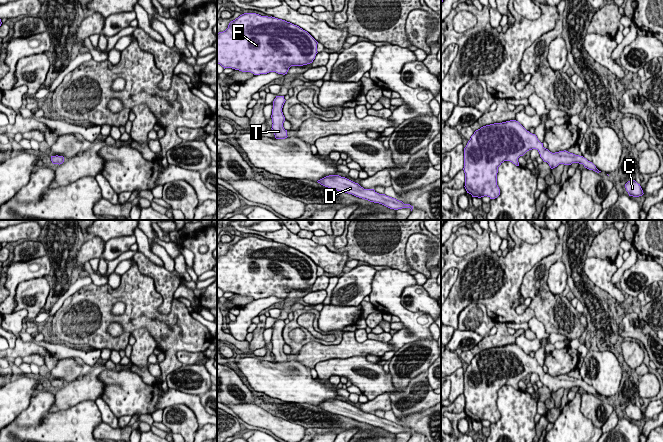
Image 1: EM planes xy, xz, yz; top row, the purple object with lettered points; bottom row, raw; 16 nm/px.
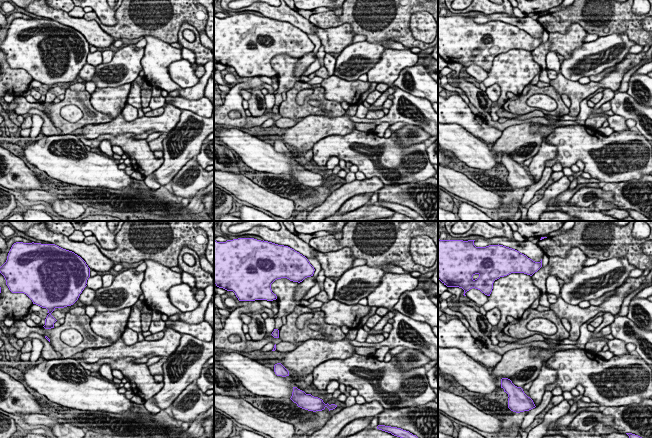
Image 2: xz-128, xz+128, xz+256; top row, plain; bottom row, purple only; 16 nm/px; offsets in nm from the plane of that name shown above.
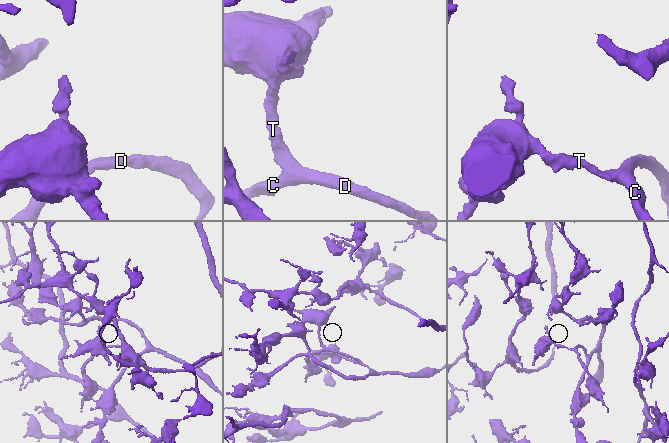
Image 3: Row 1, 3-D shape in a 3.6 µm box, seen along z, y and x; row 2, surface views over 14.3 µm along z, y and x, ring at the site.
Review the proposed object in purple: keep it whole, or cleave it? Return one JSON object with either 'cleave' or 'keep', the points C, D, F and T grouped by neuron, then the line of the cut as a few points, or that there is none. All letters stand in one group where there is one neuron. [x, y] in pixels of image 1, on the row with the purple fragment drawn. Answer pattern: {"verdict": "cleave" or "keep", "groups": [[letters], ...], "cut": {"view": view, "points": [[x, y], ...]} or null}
{"verdict": "keep", "groups": [["C", "D", "F", "T"]], "cut": null}

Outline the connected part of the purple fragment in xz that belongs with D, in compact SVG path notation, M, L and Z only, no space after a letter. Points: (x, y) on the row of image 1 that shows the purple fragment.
M329 175L317 182L333 190L352 194L370 202L382 204L390 209L398 210L402 208L410 208L411 211L413 209L413 206L410 204L404 204L402 201L395 198L386 196L385 194L379 194L374 189L364 189L358 183L339 175Z

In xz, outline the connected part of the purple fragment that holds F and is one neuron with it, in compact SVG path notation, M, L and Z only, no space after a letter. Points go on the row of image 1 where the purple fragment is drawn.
M244 13L231 21L228 28L217 33L217 63L224 69L232 68L254 75L276 72L287 74L291 66L313 62L318 42L297 25L275 17Z

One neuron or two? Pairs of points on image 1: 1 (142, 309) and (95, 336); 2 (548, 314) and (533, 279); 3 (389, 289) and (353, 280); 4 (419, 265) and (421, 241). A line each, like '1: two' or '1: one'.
1: one
2: one
3: two
4: one

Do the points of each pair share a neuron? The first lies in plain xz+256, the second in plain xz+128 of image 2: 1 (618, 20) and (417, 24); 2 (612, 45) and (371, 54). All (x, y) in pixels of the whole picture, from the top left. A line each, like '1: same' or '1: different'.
1: different
2: same

